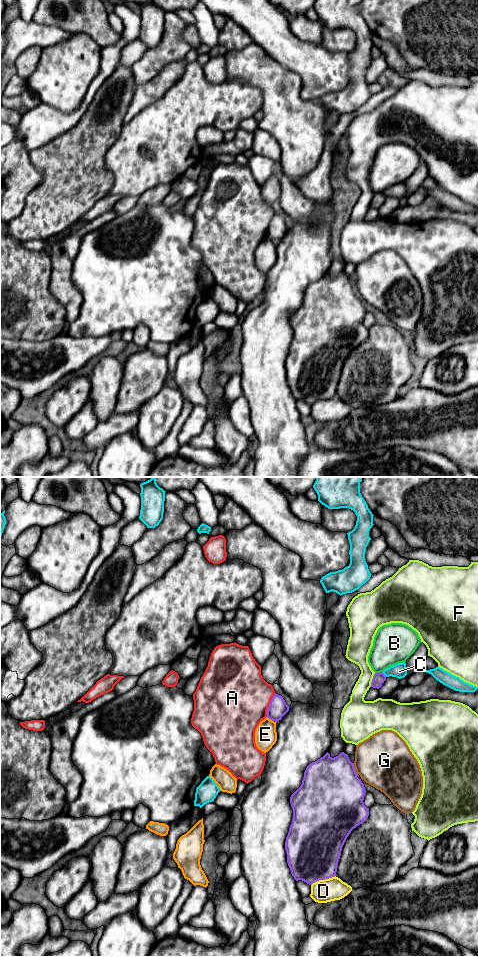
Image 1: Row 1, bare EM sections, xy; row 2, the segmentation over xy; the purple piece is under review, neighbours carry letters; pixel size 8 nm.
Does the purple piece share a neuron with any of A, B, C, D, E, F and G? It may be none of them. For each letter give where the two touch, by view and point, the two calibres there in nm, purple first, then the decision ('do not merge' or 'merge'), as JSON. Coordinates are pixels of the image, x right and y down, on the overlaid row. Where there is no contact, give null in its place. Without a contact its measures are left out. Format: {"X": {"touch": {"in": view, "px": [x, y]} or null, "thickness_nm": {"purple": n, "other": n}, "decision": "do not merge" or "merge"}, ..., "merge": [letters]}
{"A": {"touch": {"in": "xy", "px": [269, 705]}, "thickness_nm": {"purple": 150, "other": 480}, "decision": "do not merge"}, "B": {"touch": {"in": "xy", "px": [378, 673]}, "thickness_nm": {"purple": 100, "other": 300}, "decision": "do not merge"}, "C": {"touch": {"in": "xy", "px": [383, 674]}, "thickness_nm": {"purple": 100, "other": 120}, "decision": "do not merge"}, "D": {"touch": {"in": "xy", "px": [323, 879]}, "thickness_nm": {"purple": 440, "other": 190}, "decision": "do not merge"}, "E": {"touch": {"in": "xy", "px": [270, 719]}, "thickness_nm": {"purple": 150, "other": 180}, "decision": "do not merge"}, "F": {"touch": {"in": "xy", "px": [372, 680]}, "thickness_nm": {"purple": 100, "other": 190}, "decision": "do not merge"}, "G": {"touch": {"in": "xy", "px": [354, 768]}, "thickness_nm": {"purple": 480, "other": 440}, "decision": "do not merge"}, "merge": []}

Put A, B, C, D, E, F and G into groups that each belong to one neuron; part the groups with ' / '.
A / B / C / D / E / F / G

